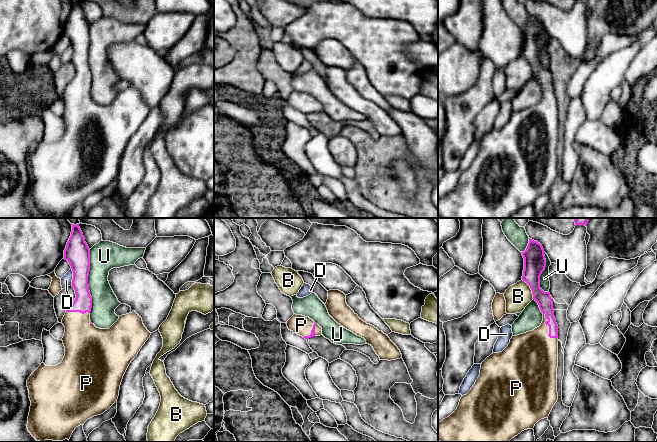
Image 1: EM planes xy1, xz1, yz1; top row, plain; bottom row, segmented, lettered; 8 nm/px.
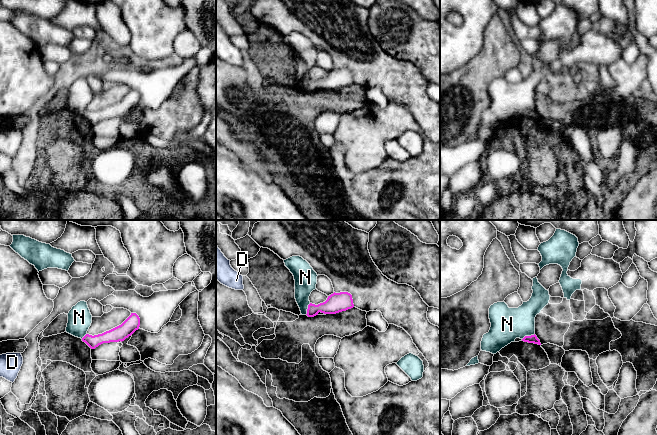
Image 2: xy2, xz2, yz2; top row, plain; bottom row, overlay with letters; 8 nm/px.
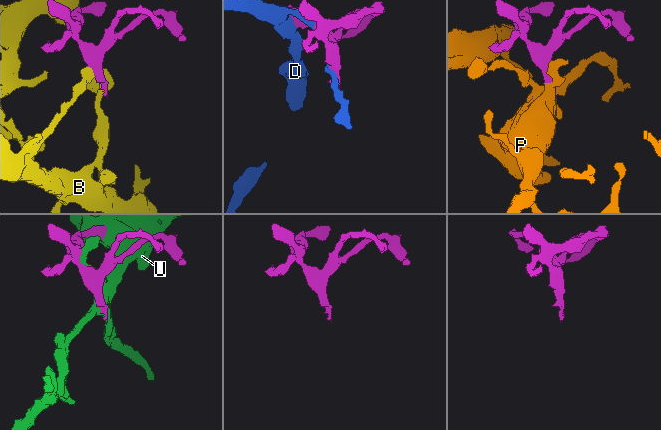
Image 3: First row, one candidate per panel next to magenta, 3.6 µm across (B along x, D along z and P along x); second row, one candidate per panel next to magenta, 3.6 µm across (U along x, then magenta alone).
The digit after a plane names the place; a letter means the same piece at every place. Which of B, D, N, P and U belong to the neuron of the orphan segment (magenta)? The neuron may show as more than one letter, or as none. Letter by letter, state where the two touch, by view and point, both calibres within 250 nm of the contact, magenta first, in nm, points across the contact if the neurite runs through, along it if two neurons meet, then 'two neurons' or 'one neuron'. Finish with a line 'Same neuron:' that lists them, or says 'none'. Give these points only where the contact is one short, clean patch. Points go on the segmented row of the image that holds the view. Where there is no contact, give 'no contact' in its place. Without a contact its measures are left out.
B: contact yz1 (531, 289); calibres 180 and 200 nm; border yz1 (522, 279), (529, 286), (533, 299); two neurons
D: contact xy1 (73, 276); calibres 200 and 90 nm; two neurons
N: contact yz2 (528, 336); calibres 60 and 260 nm; border yz2 (534, 333), (522, 339); two neurons
P: contact yz1 (549, 328); calibres 120 and 380 nm; two neurons
U: contact xy1 (87, 281); calibres 200 and 240 nm; two neurons
Same neuron: none

